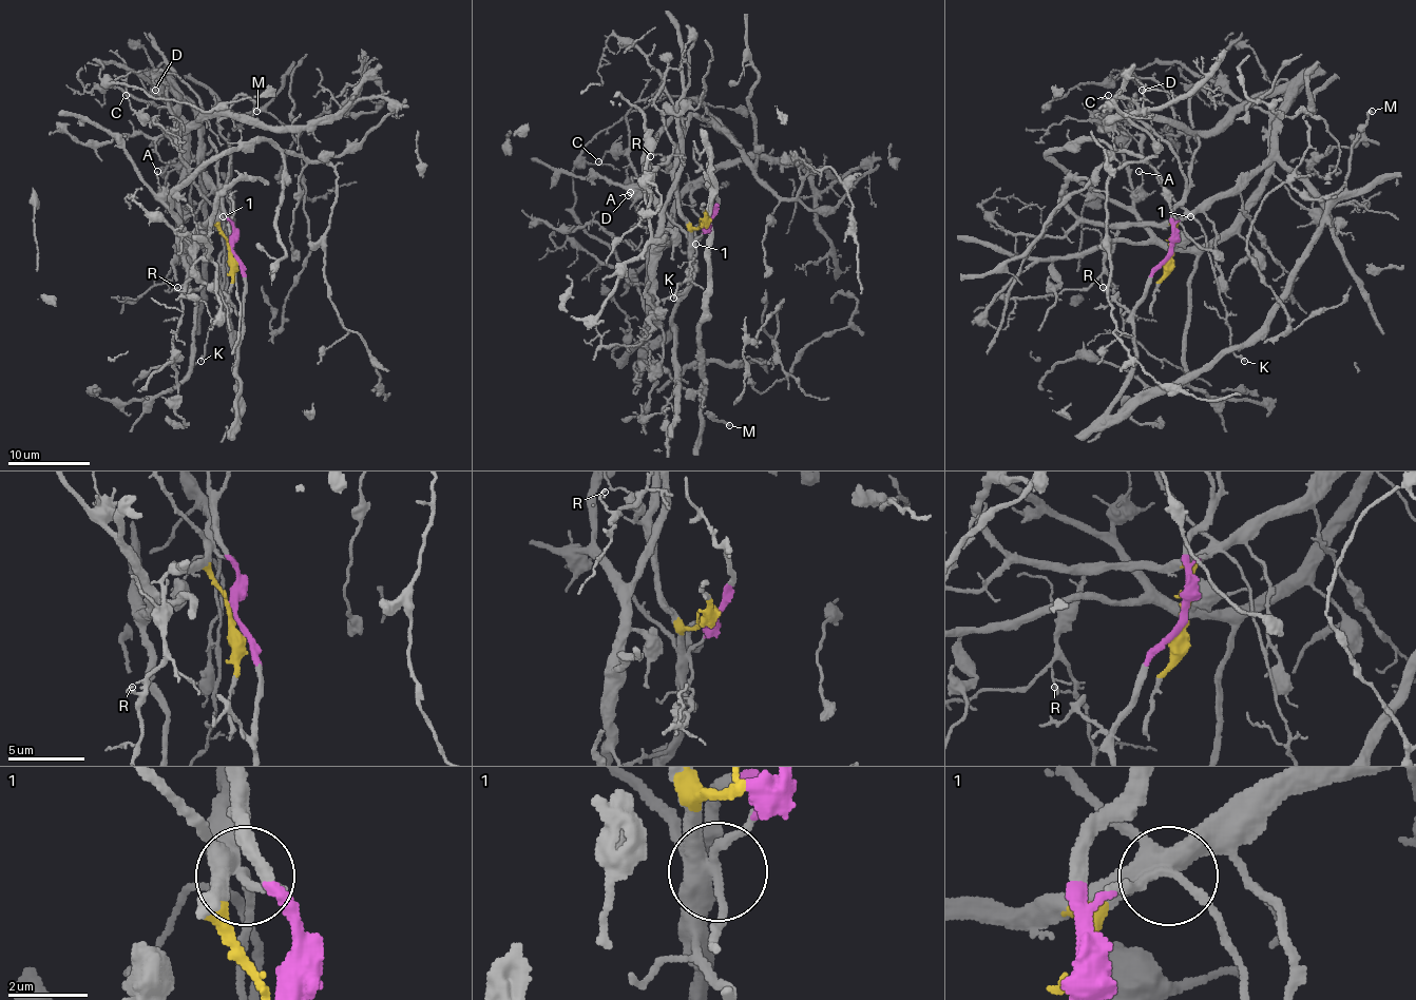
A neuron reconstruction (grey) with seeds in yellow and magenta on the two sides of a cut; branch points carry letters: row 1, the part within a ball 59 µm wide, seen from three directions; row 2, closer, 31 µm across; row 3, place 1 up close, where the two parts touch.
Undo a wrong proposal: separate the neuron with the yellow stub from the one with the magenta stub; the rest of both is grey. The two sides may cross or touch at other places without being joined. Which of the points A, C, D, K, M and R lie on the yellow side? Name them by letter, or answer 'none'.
A, C, D, R

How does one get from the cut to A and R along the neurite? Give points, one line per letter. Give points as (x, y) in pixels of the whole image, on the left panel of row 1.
A: (231, 251), (212, 194), (192, 214), (179, 216), (179, 242), (186, 247), (186, 231), (157, 184), (157, 172)
R: (231, 251), (218, 225), (201, 225), (194, 231), (194, 272), (182, 290), (176, 290), (178, 288)

